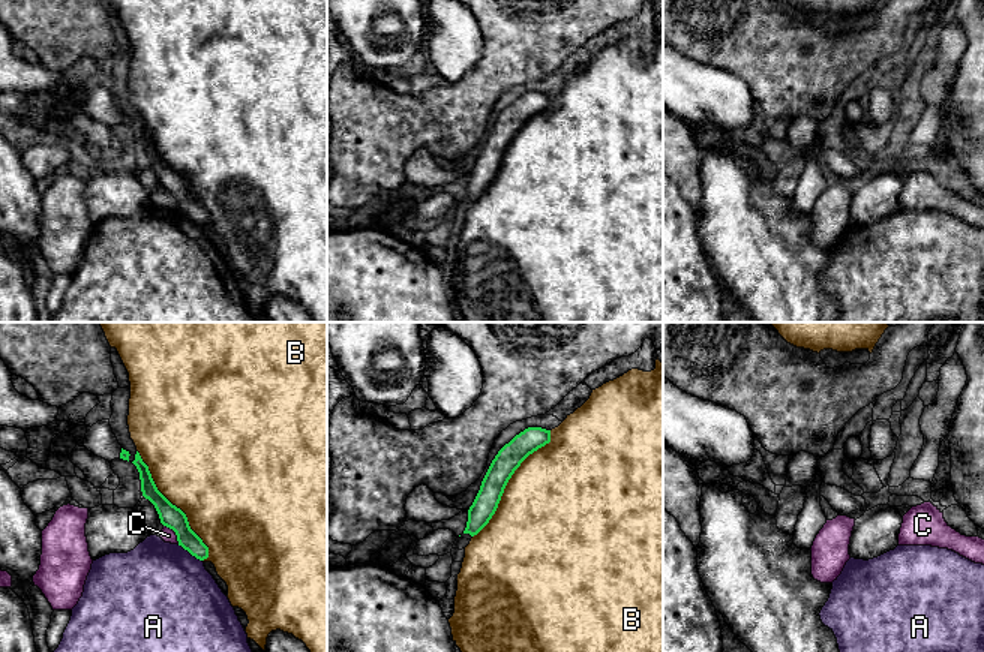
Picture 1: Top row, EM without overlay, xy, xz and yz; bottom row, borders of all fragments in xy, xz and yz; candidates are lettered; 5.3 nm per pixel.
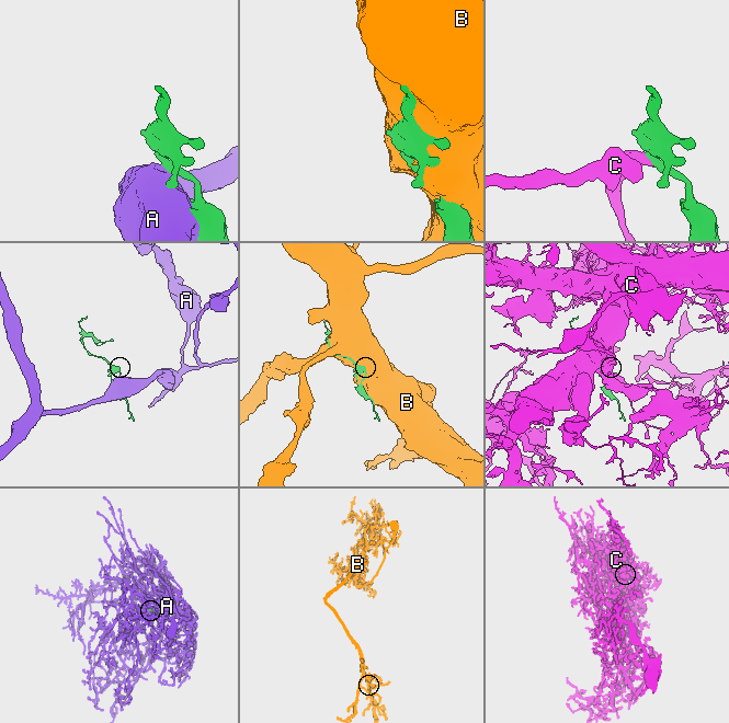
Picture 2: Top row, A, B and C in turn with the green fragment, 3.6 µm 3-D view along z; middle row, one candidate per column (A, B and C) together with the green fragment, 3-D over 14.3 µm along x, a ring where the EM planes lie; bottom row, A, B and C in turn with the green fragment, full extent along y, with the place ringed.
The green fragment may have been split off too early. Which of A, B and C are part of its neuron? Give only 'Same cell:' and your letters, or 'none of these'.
Same cell: none of these

